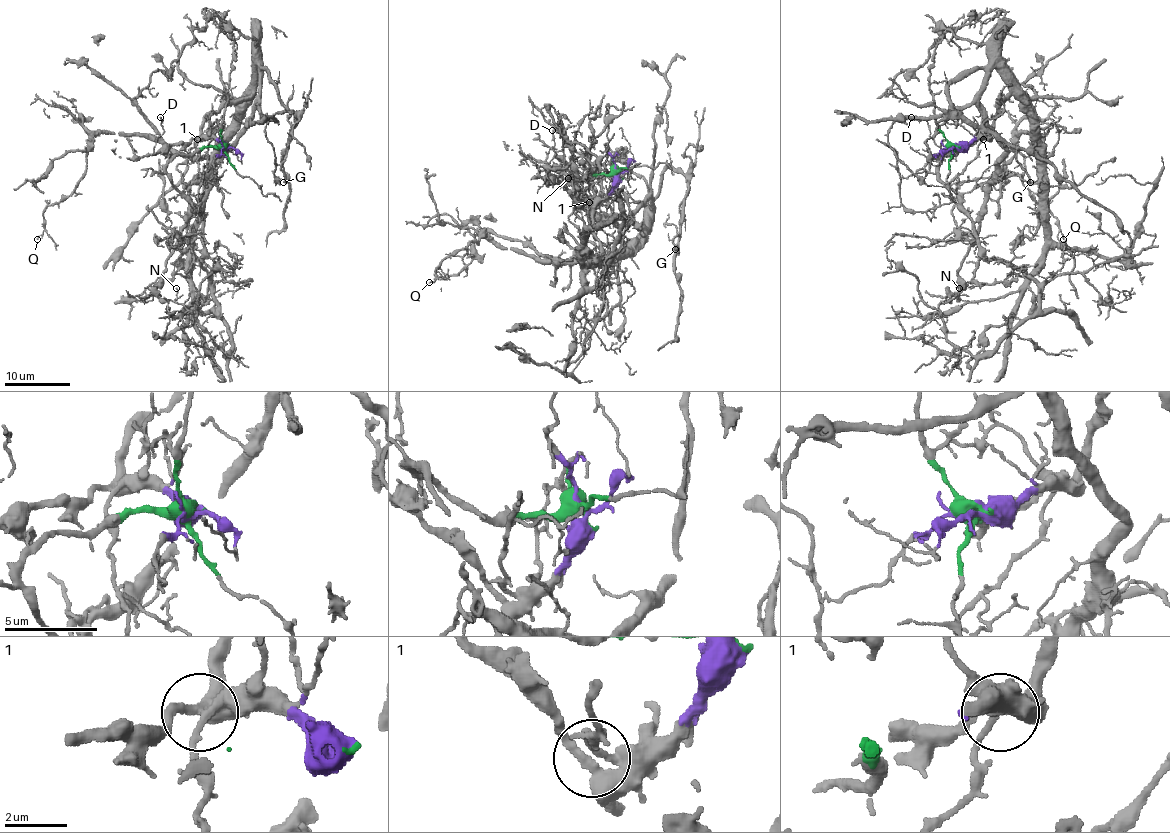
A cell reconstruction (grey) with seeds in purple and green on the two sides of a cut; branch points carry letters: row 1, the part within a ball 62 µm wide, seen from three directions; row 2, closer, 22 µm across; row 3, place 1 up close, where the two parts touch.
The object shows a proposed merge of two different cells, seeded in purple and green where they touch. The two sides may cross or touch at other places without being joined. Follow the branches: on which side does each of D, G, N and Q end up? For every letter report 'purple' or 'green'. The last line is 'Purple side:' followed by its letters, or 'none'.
D: purple
G: purple
N: green
Q: purple
Purple side: D, G, Q

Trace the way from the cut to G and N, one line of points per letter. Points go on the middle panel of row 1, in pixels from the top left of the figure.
G: (618, 173), (593, 209), (645, 227), (660, 176), (670, 167), (684, 176), (675, 250)
N: (618, 175), (558, 157), (595, 191), (593, 237), (610, 256), (623, 222), (610, 173), (575, 157), (567, 178)

